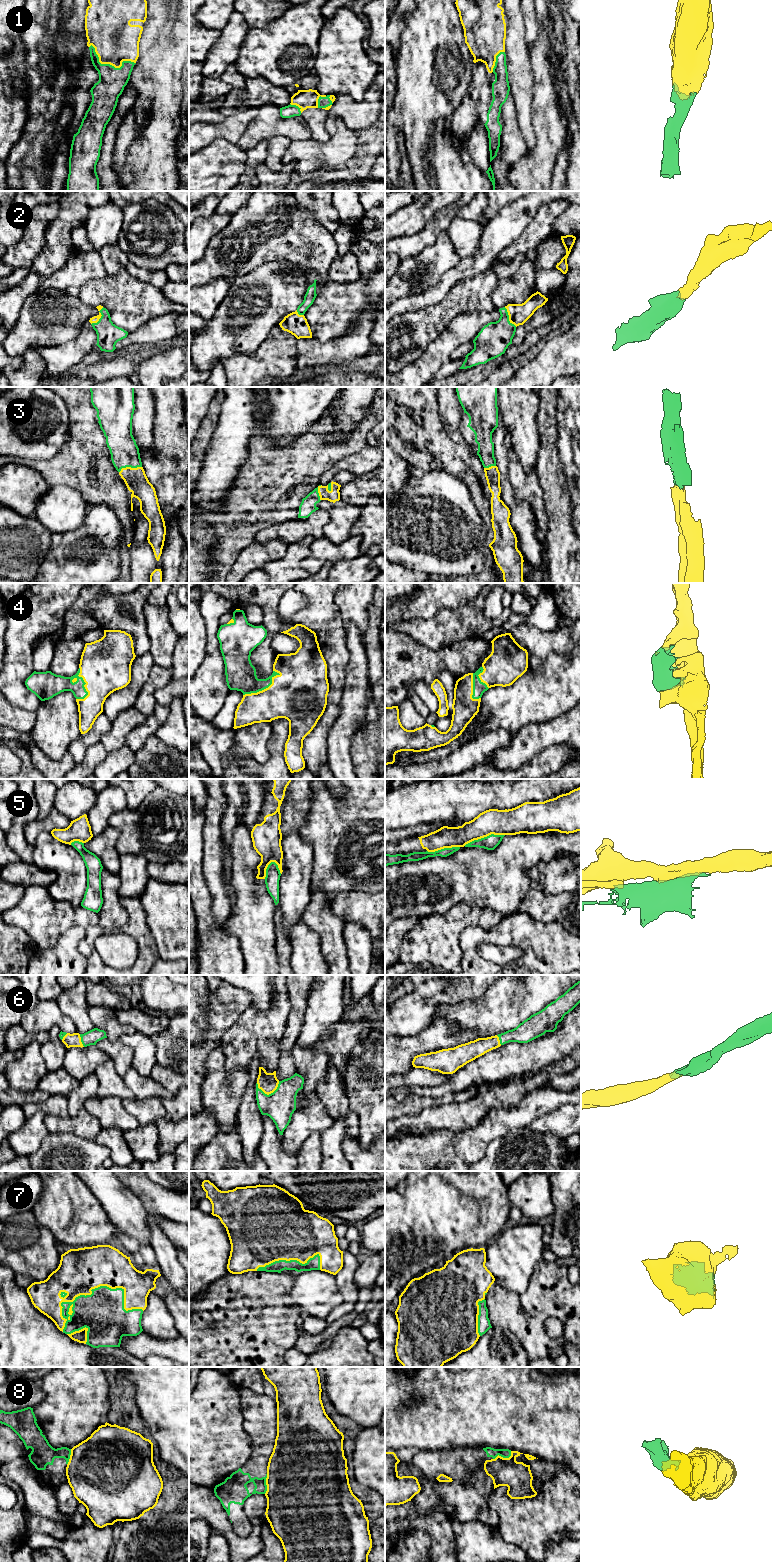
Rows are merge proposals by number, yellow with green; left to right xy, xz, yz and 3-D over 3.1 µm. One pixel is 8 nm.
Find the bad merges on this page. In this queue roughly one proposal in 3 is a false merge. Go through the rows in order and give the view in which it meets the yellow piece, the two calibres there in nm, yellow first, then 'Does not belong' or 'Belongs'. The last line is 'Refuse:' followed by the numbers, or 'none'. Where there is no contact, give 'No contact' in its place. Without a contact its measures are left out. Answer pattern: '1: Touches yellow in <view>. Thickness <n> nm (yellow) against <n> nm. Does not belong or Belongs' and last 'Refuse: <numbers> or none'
1: Touches yellow in xy. Thickness 360 nm (yellow) against 220 nm. Belongs
2: Touches yellow in yz. Thickness 160 nm (yellow) against 260 nm. Belongs
3: Touches yellow in xy. Thickness 180 nm (yellow) against 220 nm. Belongs
4: Touches yellow in xz. Thickness 400 nm (yellow) against 240 nm. Belongs
5: Touches yellow in yz. Thickness 200 nm (yellow) against 120 nm. Does not belong
6: Touches yellow in xz. Thickness 160 nm (yellow) against 240 nm. Belongs
7: Touches yellow in xy. Thickness 360 nm (yellow) against 340 nm. Belongs
8: Touches yellow in yz. Thickness 240 nm (yellow) against 80 nm. Does not belong
Refuse: 5, 8

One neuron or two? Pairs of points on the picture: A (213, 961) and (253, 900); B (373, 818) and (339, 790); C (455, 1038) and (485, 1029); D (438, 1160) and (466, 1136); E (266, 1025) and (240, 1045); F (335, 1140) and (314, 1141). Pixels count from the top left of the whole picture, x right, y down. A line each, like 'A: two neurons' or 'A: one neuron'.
A: two neurons
B: two neurons
C: two neurons
D: one neuron
E: one neuron
F: two neurons

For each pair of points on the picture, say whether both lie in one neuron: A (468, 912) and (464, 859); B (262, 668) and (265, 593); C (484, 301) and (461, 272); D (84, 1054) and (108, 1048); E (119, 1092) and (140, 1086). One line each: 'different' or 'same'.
A: different
B: same
C: different
D: different
E: different

